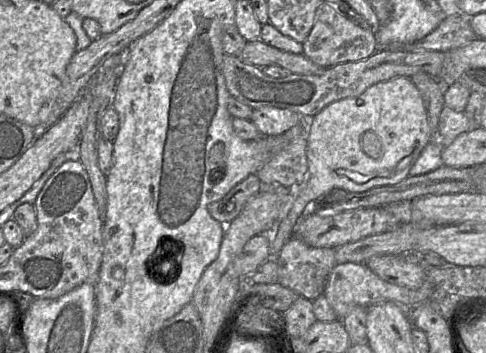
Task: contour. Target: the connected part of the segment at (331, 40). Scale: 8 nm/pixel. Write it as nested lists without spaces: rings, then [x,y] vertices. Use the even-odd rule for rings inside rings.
[[[322,2],[318,7],[313,28],[302,44],[303,53],[301,54],[322,68],[361,61],[378,50],[376,34],[356,25],[328,2]]]

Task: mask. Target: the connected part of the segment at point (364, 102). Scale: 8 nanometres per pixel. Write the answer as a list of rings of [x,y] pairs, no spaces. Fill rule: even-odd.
[[[400,76],[370,86],[360,95],[334,101],[308,121],[307,162],[304,184],[294,189],[294,197],[270,233],[270,258],[277,259],[283,245],[293,236],[297,220],[311,211],[315,200],[333,189],[362,193],[375,187],[398,184],[409,177],[409,171],[431,141],[427,111],[411,77]]]

